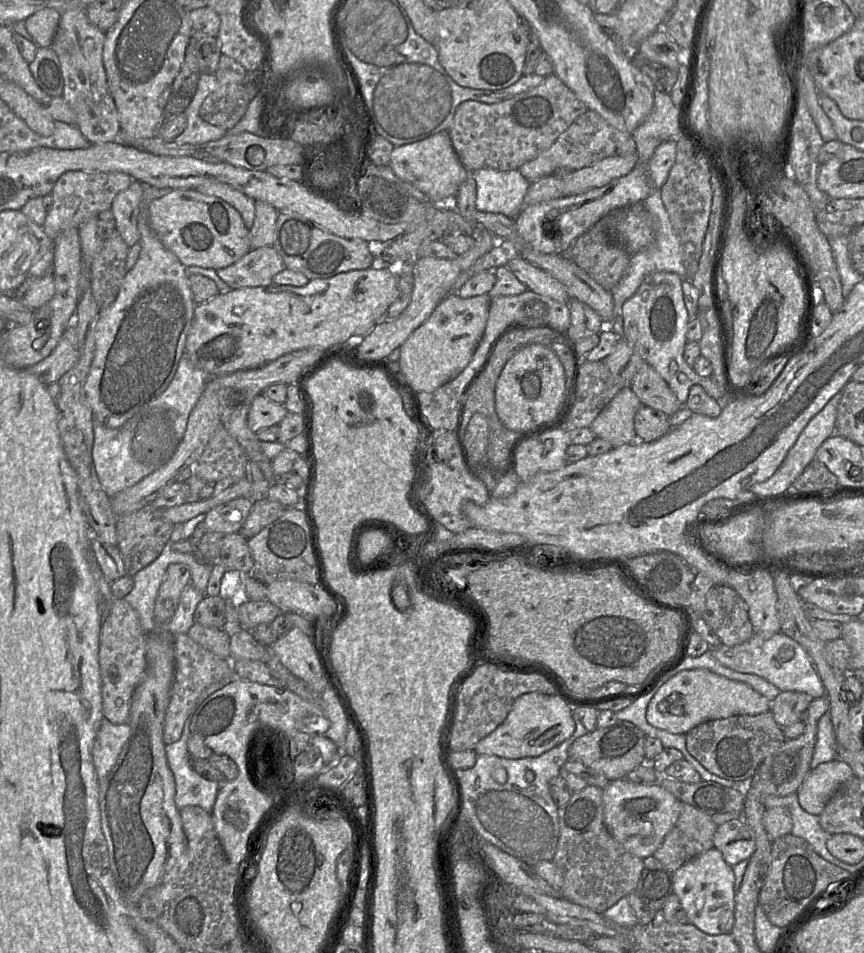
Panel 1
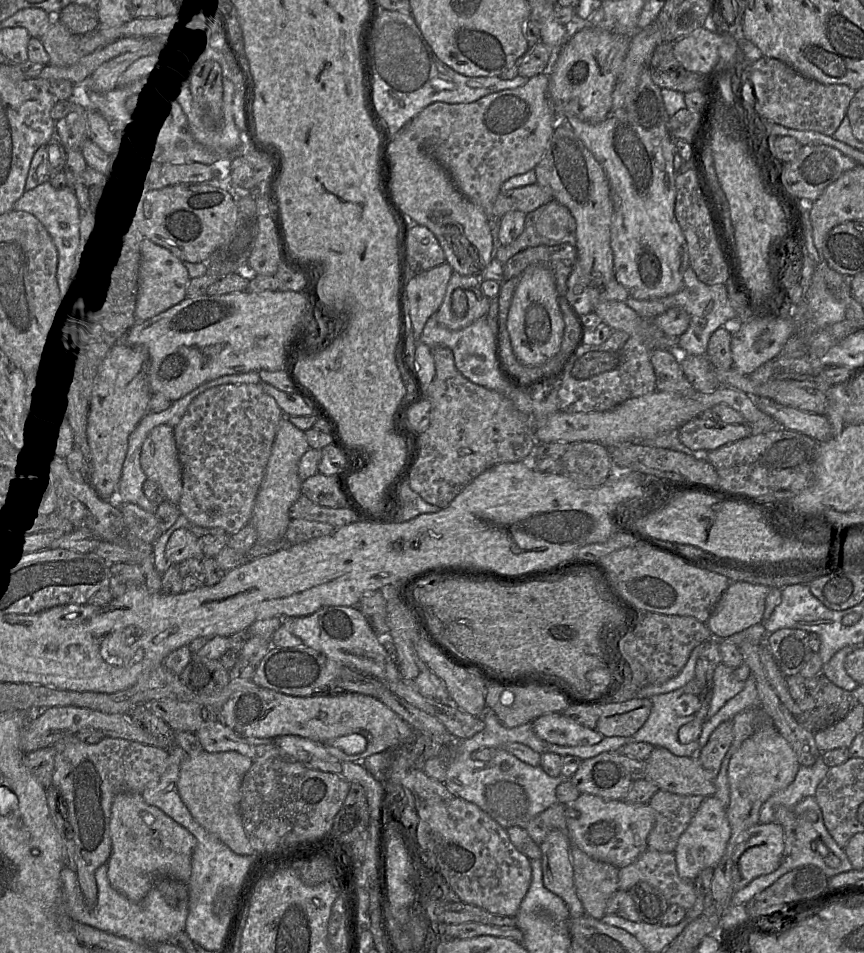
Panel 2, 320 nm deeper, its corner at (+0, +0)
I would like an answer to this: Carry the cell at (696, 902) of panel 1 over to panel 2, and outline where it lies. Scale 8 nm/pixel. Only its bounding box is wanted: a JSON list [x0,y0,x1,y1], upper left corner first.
[674,796,730,880]

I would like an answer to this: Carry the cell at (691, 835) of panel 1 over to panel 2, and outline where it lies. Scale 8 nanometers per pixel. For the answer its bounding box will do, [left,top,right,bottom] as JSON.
[648,789,704,852]

